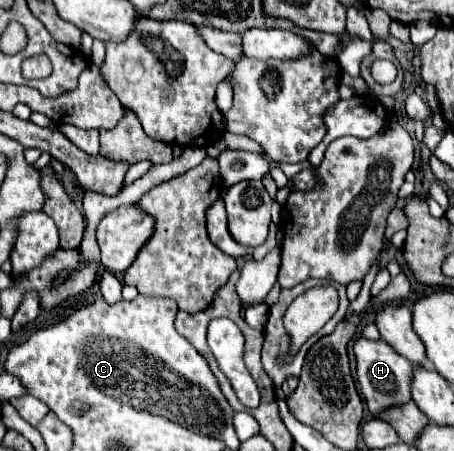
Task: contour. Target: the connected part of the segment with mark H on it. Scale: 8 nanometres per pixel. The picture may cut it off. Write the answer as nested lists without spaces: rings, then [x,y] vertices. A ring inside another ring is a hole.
[[[357,337],[353,343],[353,353],[357,359],[357,381],[361,385],[361,393],[365,397],[365,403],[373,415],[379,411],[393,407],[393,405],[403,405],[411,399],[411,369],[413,365],[399,355],[389,343],[383,339],[367,339],[367,337]]]

